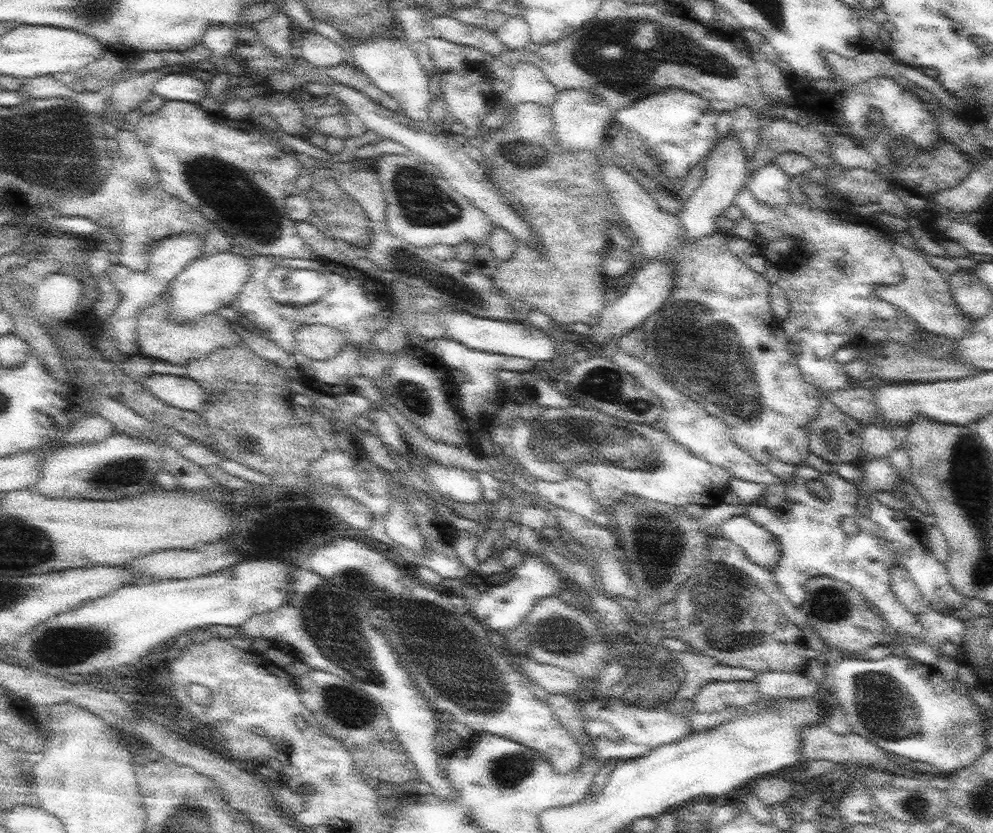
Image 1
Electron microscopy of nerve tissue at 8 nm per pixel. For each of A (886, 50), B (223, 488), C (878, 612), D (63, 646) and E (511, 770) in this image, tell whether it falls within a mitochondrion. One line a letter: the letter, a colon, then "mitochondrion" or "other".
A: other
B: other
C: other
D: mitochondrion
E: mitochondrion

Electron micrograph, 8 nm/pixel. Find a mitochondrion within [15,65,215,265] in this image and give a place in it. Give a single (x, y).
(57, 126)

